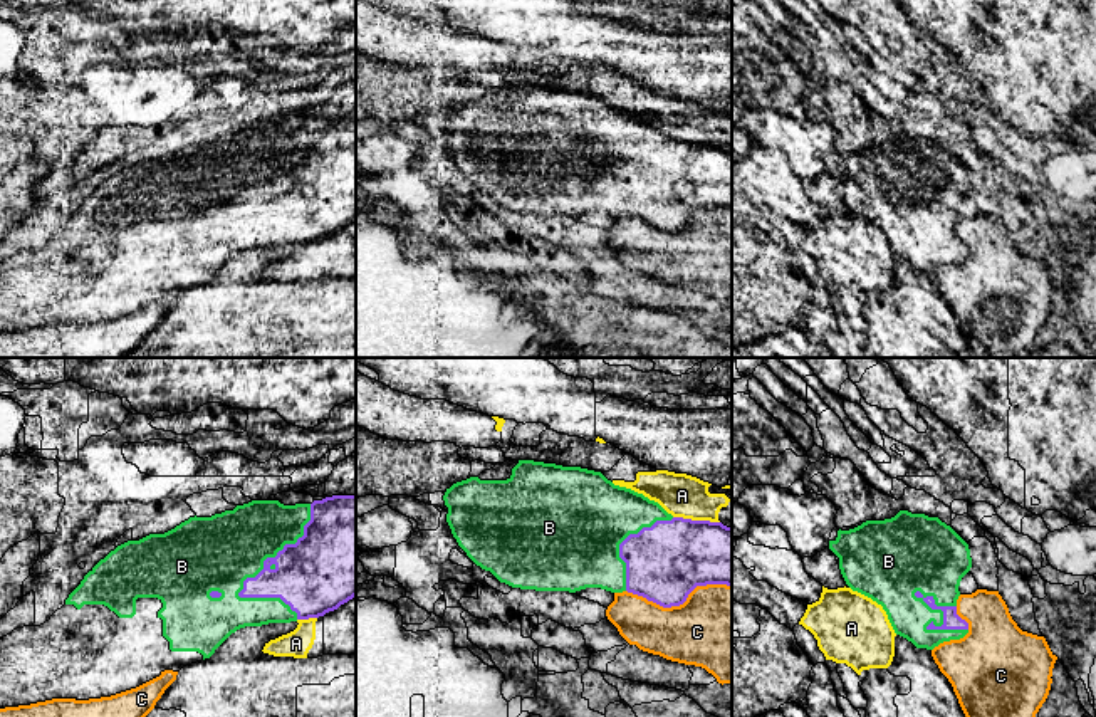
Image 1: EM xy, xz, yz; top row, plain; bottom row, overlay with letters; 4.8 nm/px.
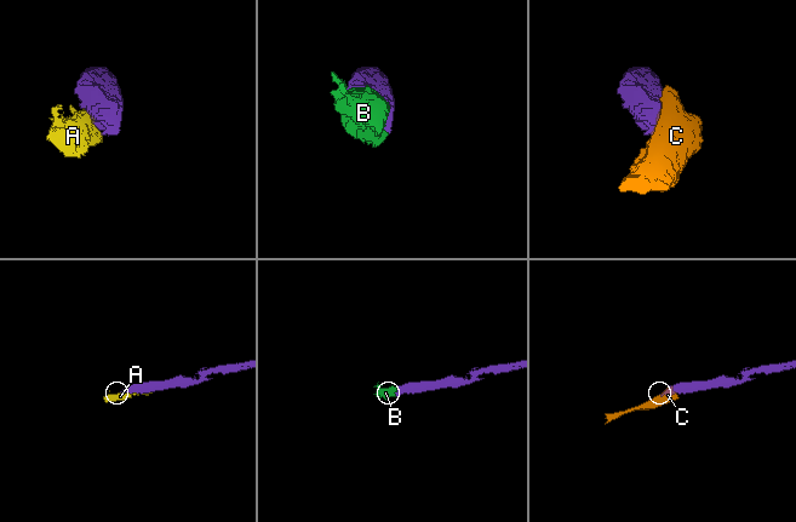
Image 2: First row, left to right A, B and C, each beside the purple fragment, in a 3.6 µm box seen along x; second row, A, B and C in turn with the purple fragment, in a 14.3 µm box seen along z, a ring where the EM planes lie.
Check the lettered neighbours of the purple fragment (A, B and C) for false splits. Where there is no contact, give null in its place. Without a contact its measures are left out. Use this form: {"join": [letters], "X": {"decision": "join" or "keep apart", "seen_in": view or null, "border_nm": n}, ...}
{"join": ["B"], "A": {"decision": "keep apart", "seen_in": "xz", "border_nm": 220}, "B": {"decision": "join", "seen_in": "xy", "border_nm": 550}, "C": {"decision": "keep apart", "seen_in": "xz", "border_nm": 500}}

